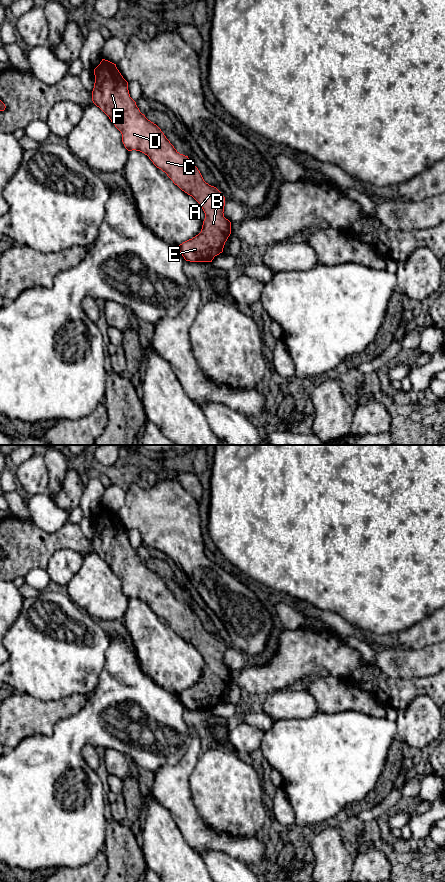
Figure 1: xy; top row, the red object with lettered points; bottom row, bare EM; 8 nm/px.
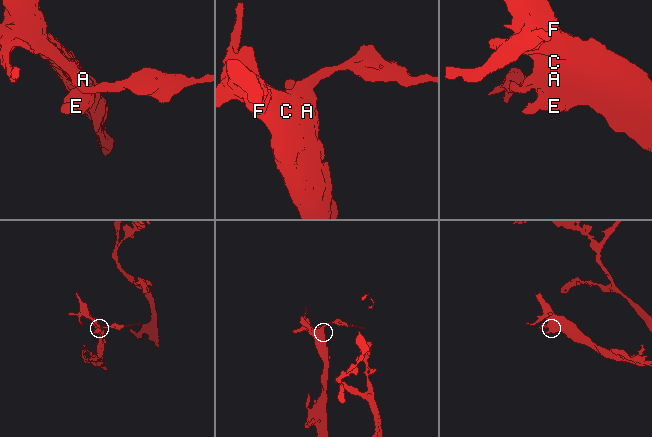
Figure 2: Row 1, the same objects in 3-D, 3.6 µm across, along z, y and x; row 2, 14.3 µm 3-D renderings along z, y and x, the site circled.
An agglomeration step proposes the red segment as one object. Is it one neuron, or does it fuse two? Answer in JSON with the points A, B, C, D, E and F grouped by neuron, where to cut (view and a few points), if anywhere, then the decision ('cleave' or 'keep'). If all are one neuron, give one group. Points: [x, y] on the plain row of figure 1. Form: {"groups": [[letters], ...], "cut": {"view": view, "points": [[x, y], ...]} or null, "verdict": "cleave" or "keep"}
{"groups": [["A", "B", "C", "D", "E", "F"]], "cut": null, "verdict": "keep"}

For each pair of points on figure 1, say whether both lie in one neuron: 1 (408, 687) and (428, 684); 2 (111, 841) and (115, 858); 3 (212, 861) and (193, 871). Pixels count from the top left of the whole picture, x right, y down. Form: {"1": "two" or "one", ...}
{"1": "one", "2": "one", "3": "two"}

